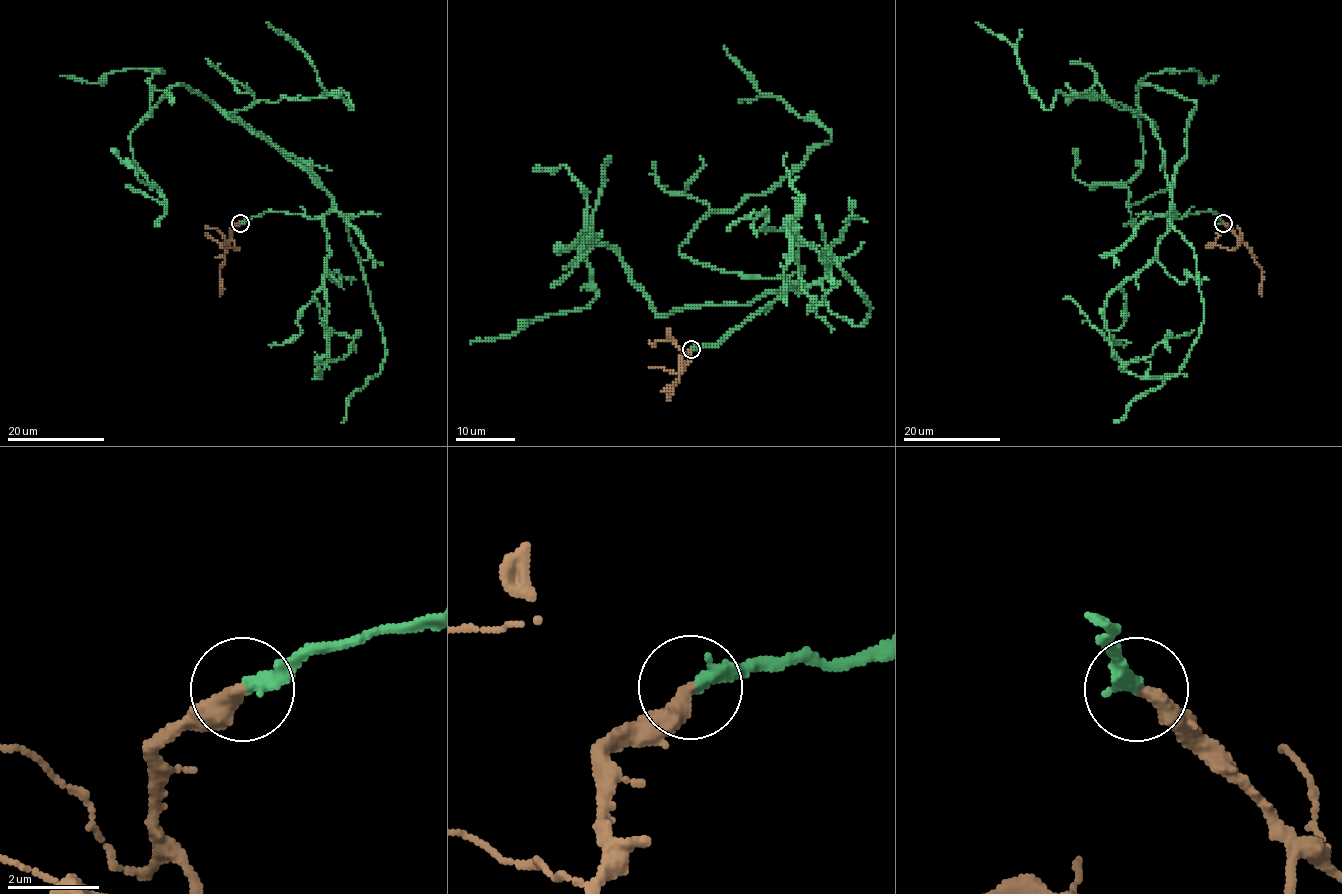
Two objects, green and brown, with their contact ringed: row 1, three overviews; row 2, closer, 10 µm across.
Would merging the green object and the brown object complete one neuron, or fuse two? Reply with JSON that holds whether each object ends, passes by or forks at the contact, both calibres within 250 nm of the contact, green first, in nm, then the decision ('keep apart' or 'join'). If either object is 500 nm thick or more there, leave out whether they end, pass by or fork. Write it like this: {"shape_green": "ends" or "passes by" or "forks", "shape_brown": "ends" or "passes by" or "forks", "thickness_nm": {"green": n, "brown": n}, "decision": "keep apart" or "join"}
{"shape_green": "ends", "shape_brown": "ends", "thickness_nm": {"green": 320, "brown": 360}, "decision": "join"}

